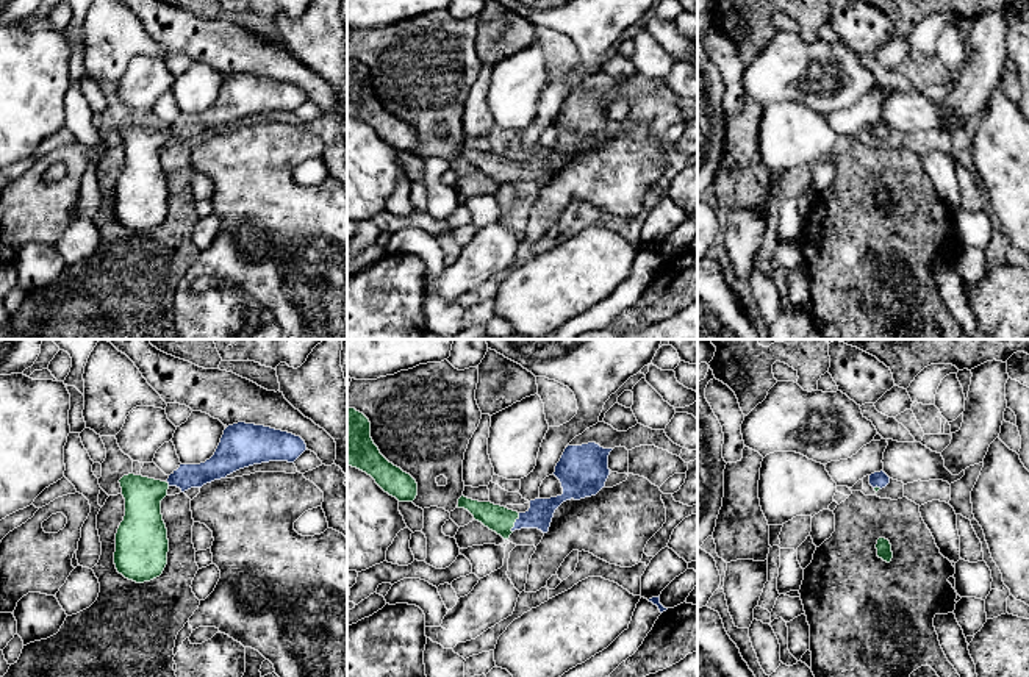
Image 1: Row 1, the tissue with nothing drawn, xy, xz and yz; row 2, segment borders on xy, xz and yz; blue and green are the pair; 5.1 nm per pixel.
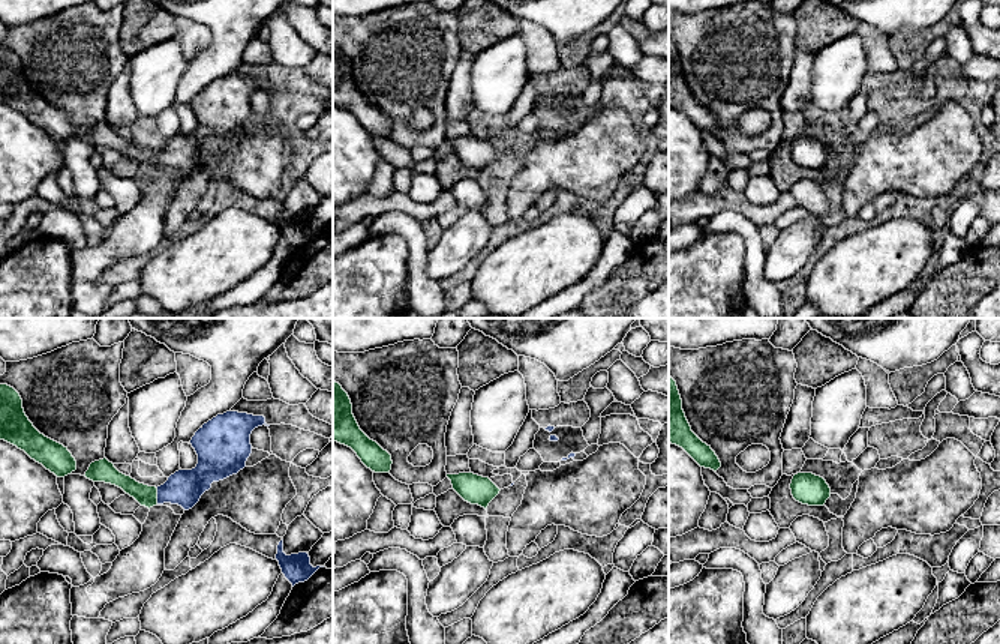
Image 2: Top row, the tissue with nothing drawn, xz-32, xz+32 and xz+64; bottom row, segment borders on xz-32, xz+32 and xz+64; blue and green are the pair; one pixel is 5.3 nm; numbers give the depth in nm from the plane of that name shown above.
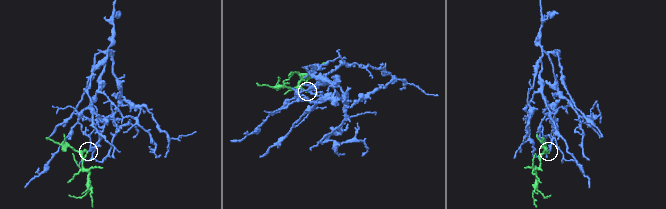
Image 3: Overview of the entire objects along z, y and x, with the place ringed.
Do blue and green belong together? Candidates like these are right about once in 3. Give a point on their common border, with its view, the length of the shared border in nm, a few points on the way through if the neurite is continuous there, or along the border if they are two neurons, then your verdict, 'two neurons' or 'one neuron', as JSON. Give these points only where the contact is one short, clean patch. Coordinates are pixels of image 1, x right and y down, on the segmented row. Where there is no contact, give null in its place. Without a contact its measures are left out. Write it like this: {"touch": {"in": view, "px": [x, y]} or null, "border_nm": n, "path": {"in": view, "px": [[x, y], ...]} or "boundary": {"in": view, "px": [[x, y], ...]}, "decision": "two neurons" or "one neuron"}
{"touch": {"in": "xz", "px": [515, 522]}, "border_nm": 110, "path": {"in": "xz", "px": [[540, 515], [515, 522], [499, 519]]}, "decision": "one neuron"}

